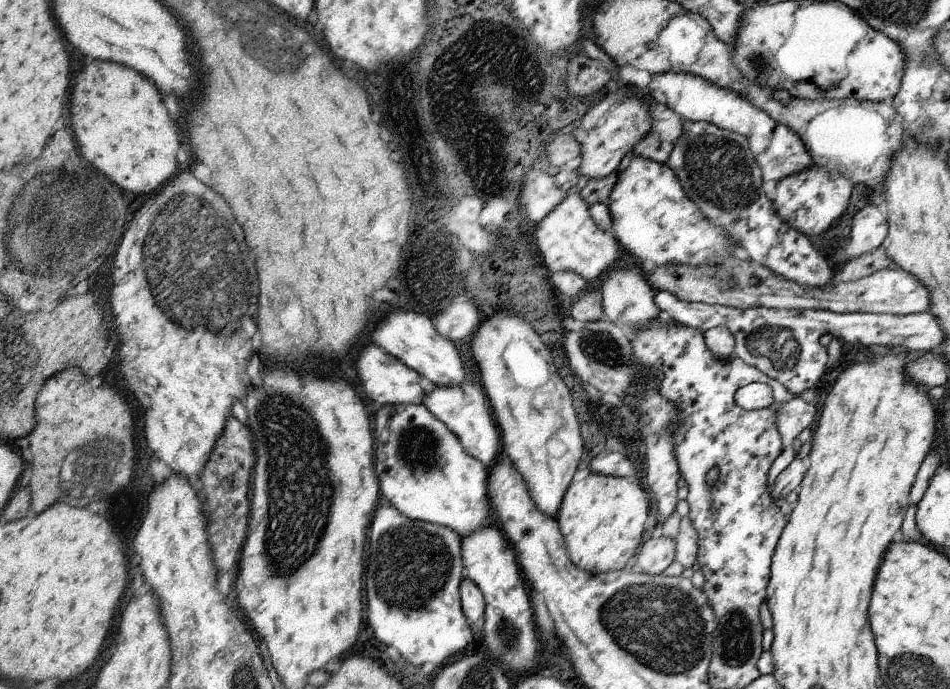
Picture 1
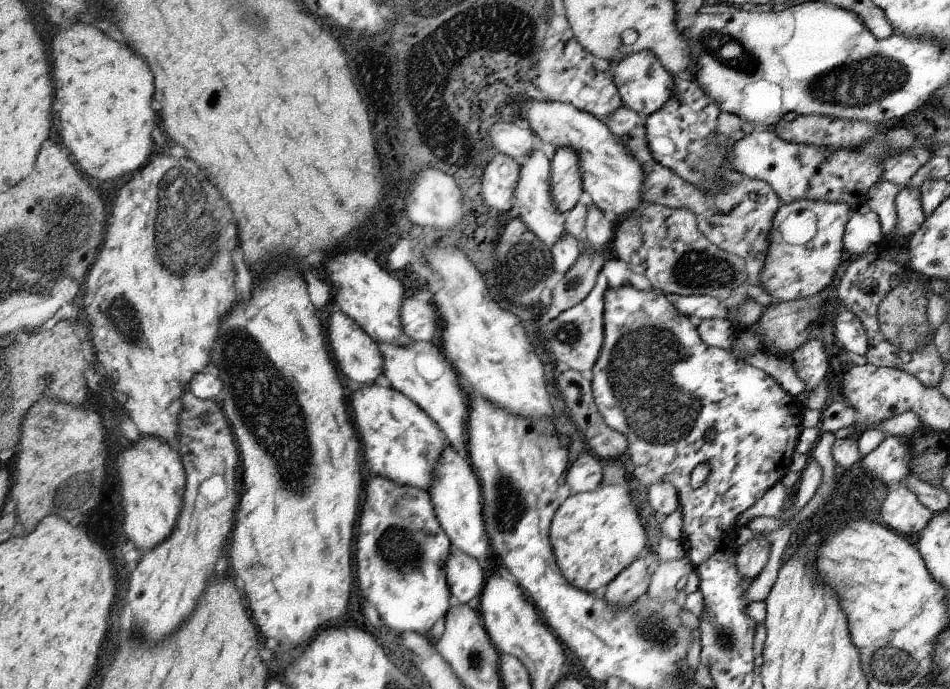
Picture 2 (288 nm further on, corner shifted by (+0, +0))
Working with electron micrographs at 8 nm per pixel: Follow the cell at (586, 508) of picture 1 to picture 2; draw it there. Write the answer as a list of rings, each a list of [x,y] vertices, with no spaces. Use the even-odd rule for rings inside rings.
[[[597,486],[593,492],[571,494],[553,516],[549,542],[565,580],[589,594],[613,582],[647,548],[645,530],[627,492],[619,486]]]

